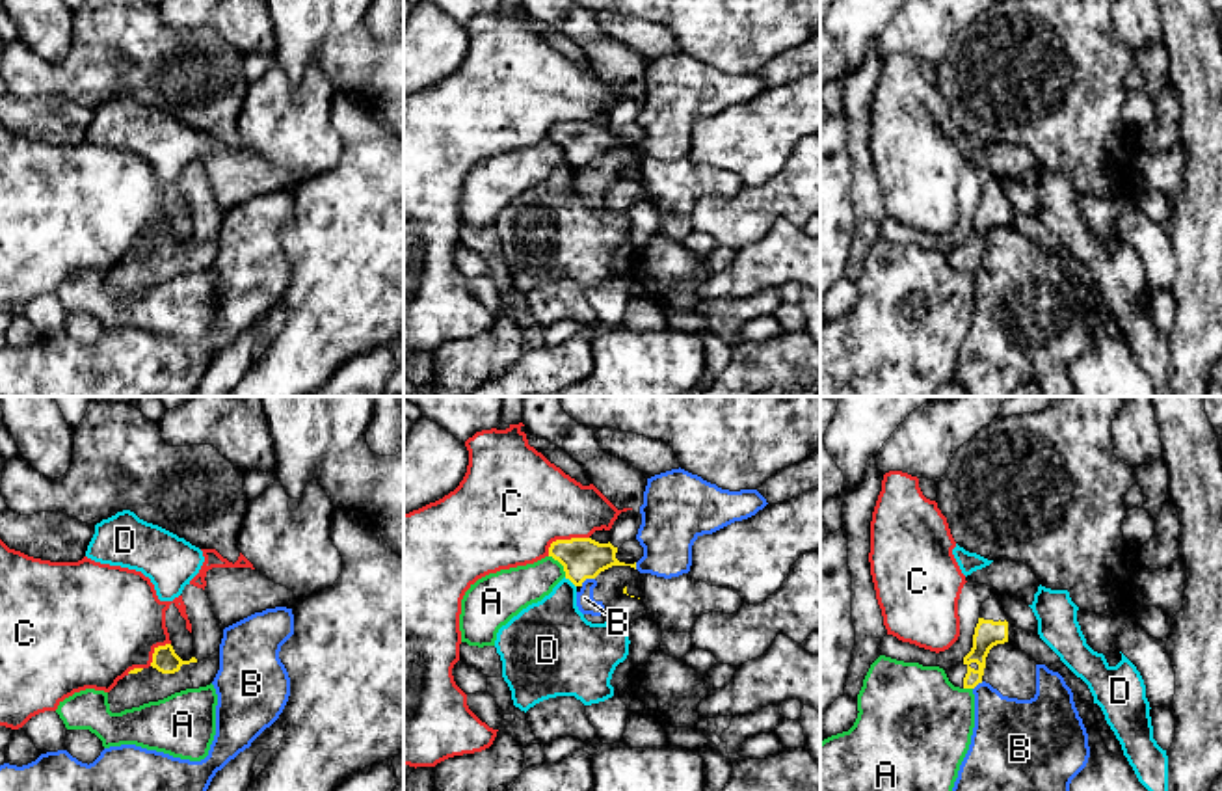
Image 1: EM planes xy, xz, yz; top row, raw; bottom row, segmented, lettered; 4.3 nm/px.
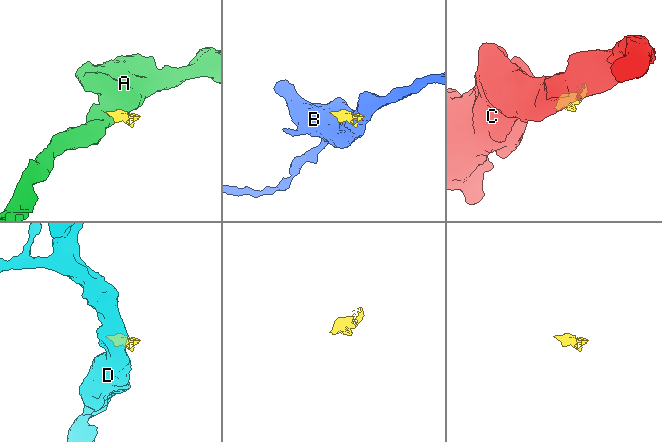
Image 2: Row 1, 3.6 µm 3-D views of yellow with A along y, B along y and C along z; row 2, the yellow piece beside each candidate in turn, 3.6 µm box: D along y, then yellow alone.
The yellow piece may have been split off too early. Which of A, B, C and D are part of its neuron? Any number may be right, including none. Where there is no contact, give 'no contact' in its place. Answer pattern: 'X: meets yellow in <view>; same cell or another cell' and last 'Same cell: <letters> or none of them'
A: meets yellow in xz; another cell
B: meets yellow in xz; another cell
C: meets yellow in xz; another cell
D: meets yellow in xz; another cell
Same cell: none of them

